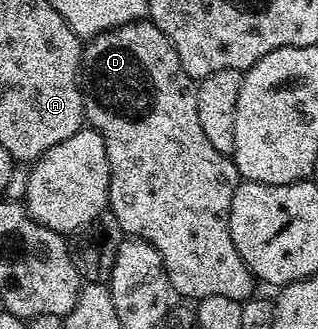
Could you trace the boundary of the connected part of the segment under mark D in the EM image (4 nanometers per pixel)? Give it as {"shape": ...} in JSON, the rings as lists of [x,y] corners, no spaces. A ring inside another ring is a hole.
{"shape":[[[141,21],[139,23],[127,23],[121,27],[116,27],[112,31],[103,31],[101,35],[91,36],[83,44],[82,47],[82,90],[84,93],[84,118],[87,126],[93,127],[98,133],[102,133],[102,141],[106,141],[106,157],[110,157],[110,193],[108,194],[108,210],[114,213],[114,217],[118,217],[118,225],[123,229],[125,236],[133,239],[145,239],[150,245],[154,245],[154,249],[158,249],[158,253],[162,257],[162,265],[168,274],[168,280],[172,286],[173,292],[177,296],[185,295],[191,301],[199,301],[206,297],[230,297],[231,299],[245,300],[253,298],[252,283],[254,284],[254,276],[252,271],[246,265],[246,261],[242,261],[242,257],[238,253],[238,249],[234,249],[234,237],[230,237],[230,201],[234,201],[234,193],[236,187],[242,182],[236,164],[231,158],[222,153],[218,153],[218,149],[214,149],[214,145],[210,145],[210,140],[206,137],[202,125],[198,121],[198,97],[196,96],[196,83],[182,69],[182,65],[178,61],[178,53],[174,49],[174,45],[158,30],[156,24],[151,21]]]}

